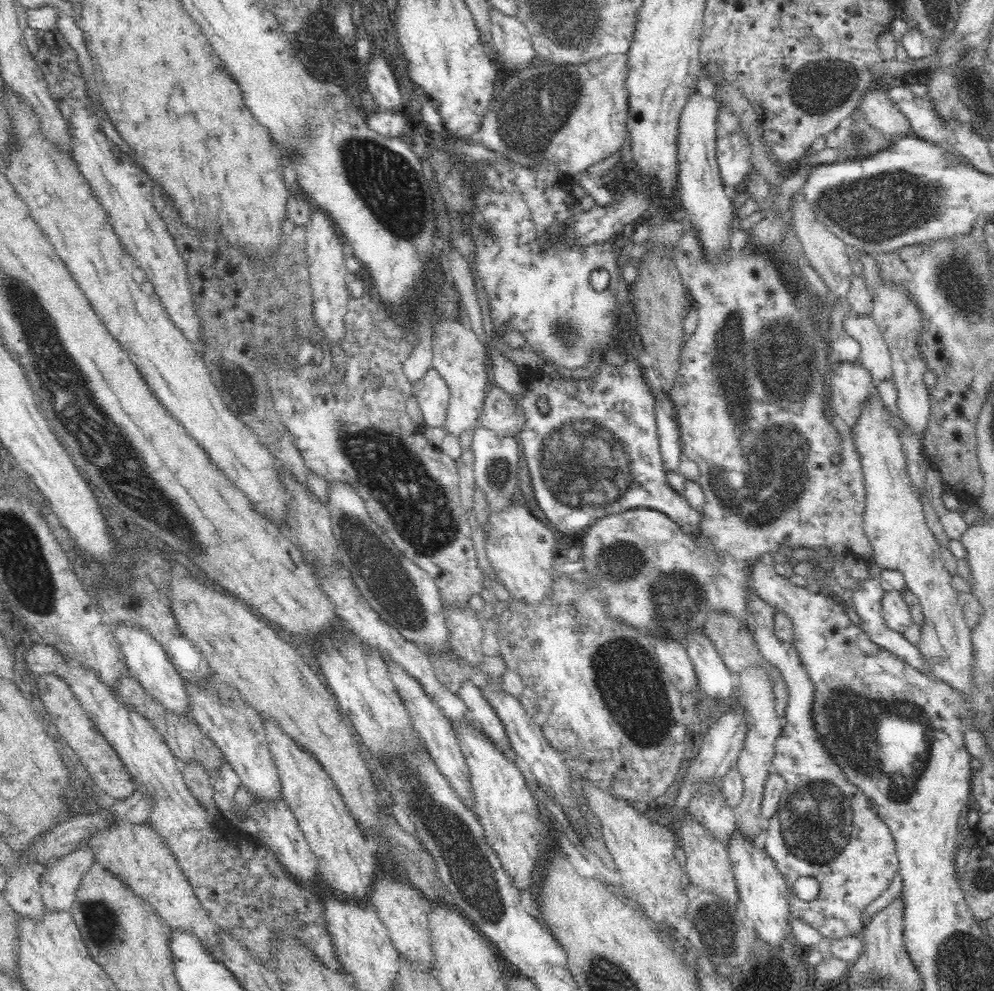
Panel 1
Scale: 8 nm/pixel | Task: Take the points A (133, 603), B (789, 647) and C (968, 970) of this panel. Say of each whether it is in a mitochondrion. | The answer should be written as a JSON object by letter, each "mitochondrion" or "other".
{"A":"other","B":"other","C":"mitochondrion"}

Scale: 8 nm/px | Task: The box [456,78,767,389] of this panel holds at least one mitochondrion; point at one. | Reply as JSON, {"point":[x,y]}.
{"point":[573,345]}

